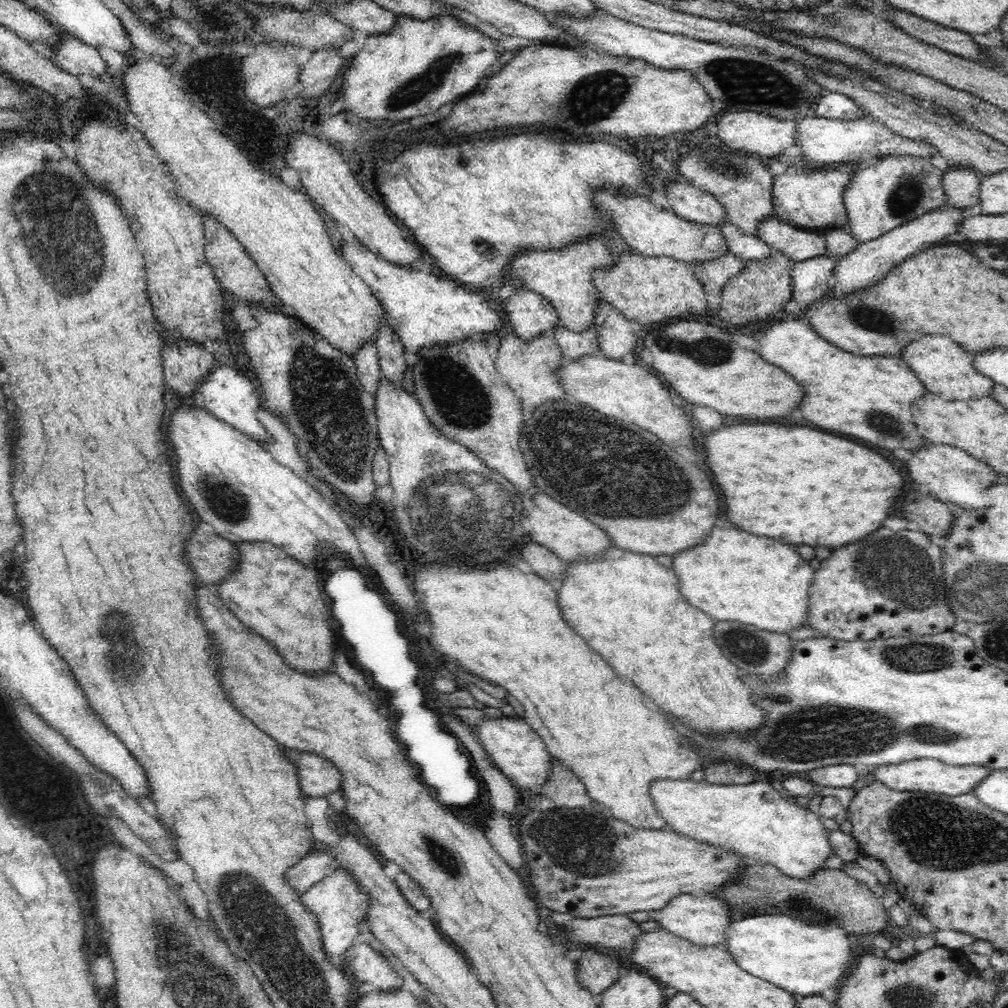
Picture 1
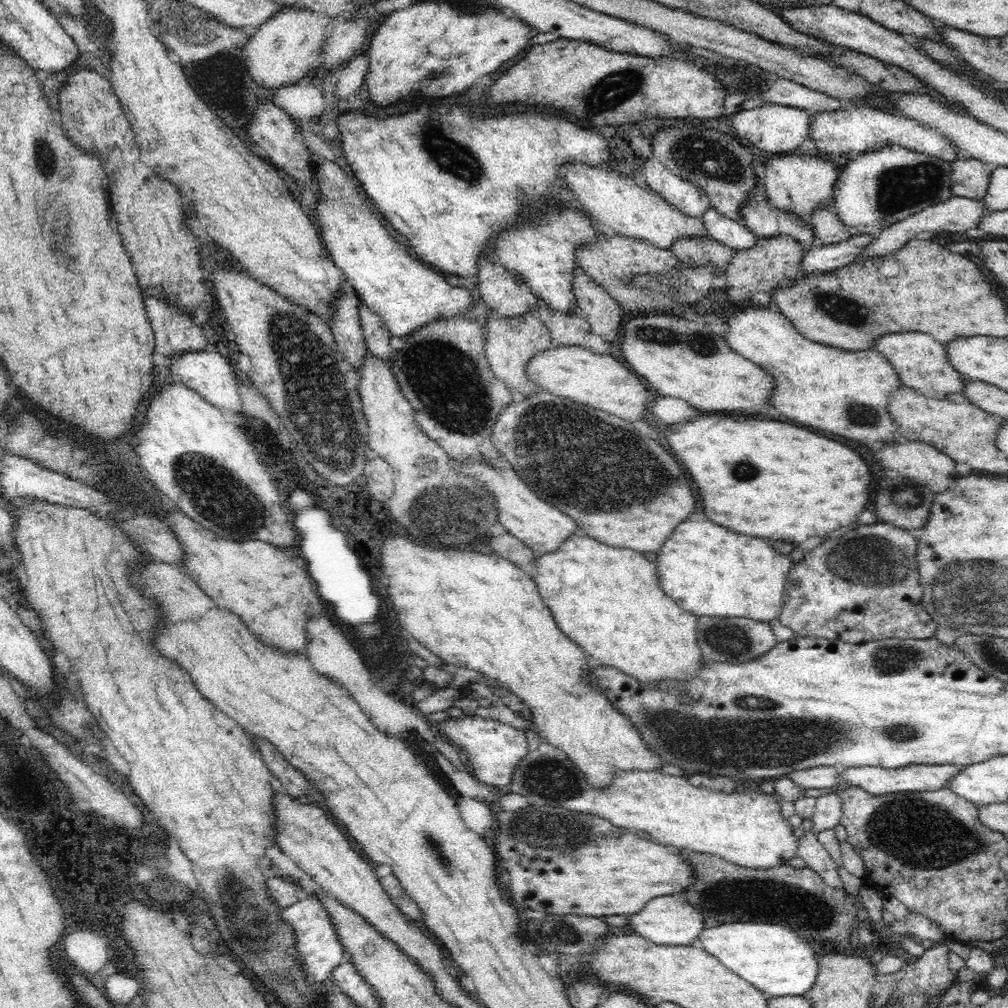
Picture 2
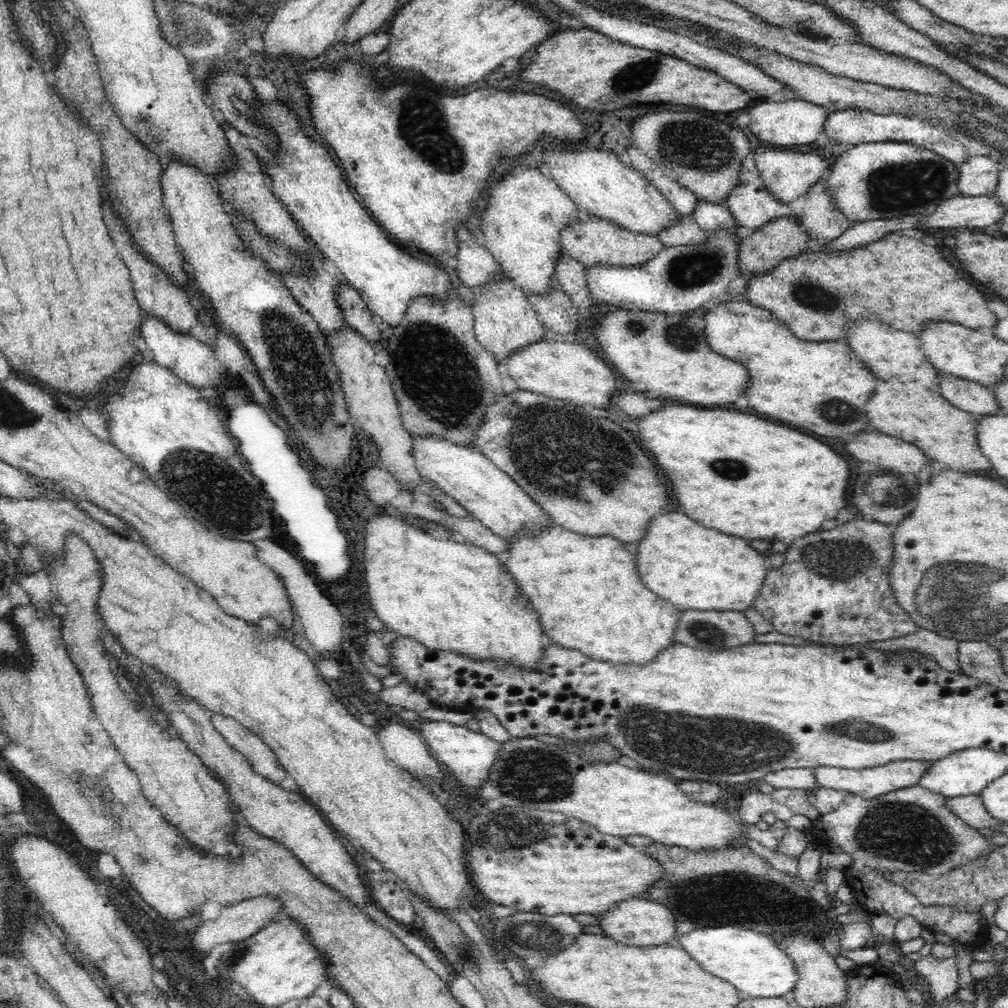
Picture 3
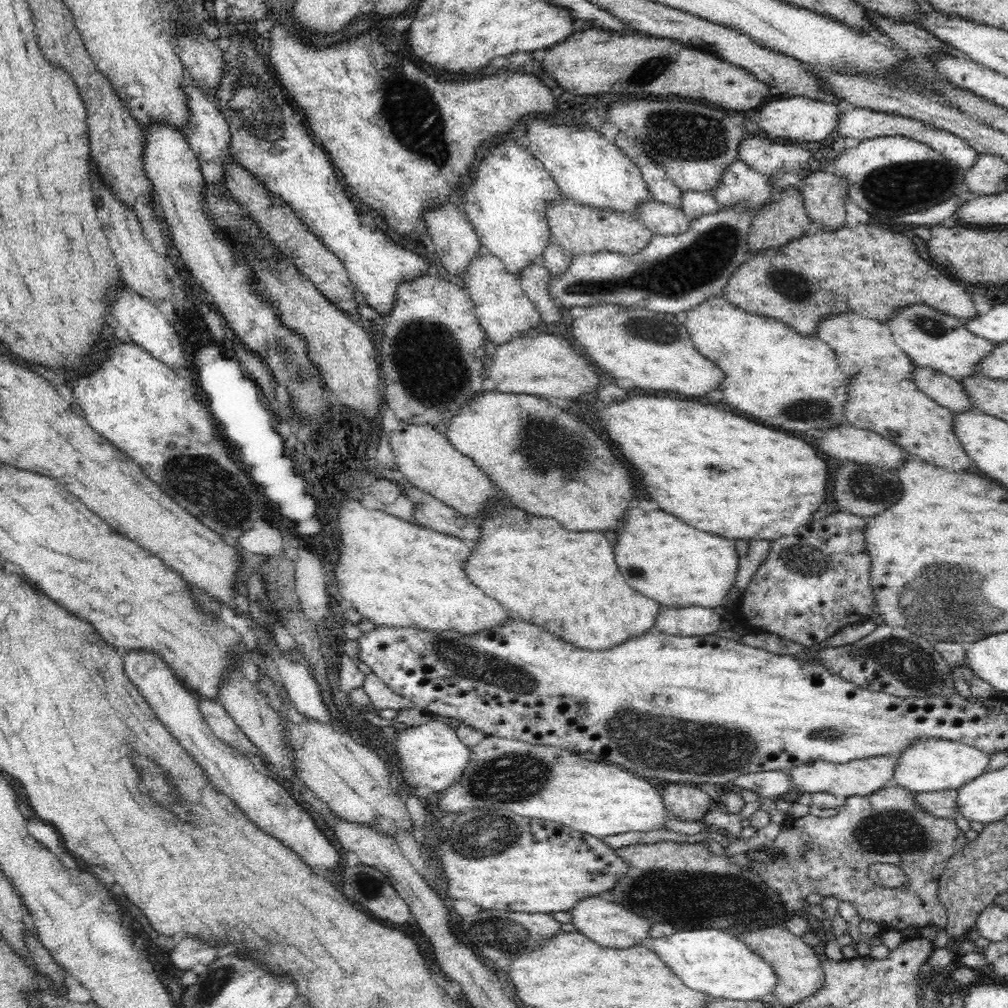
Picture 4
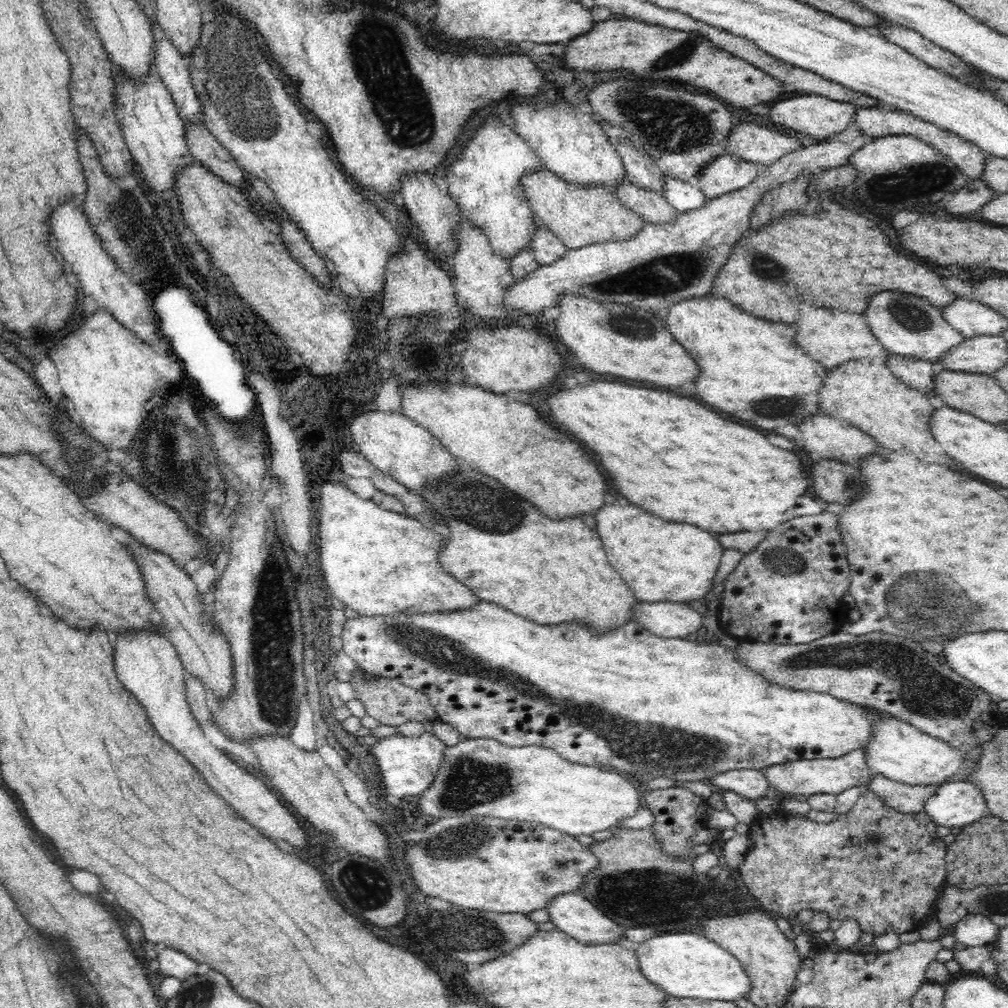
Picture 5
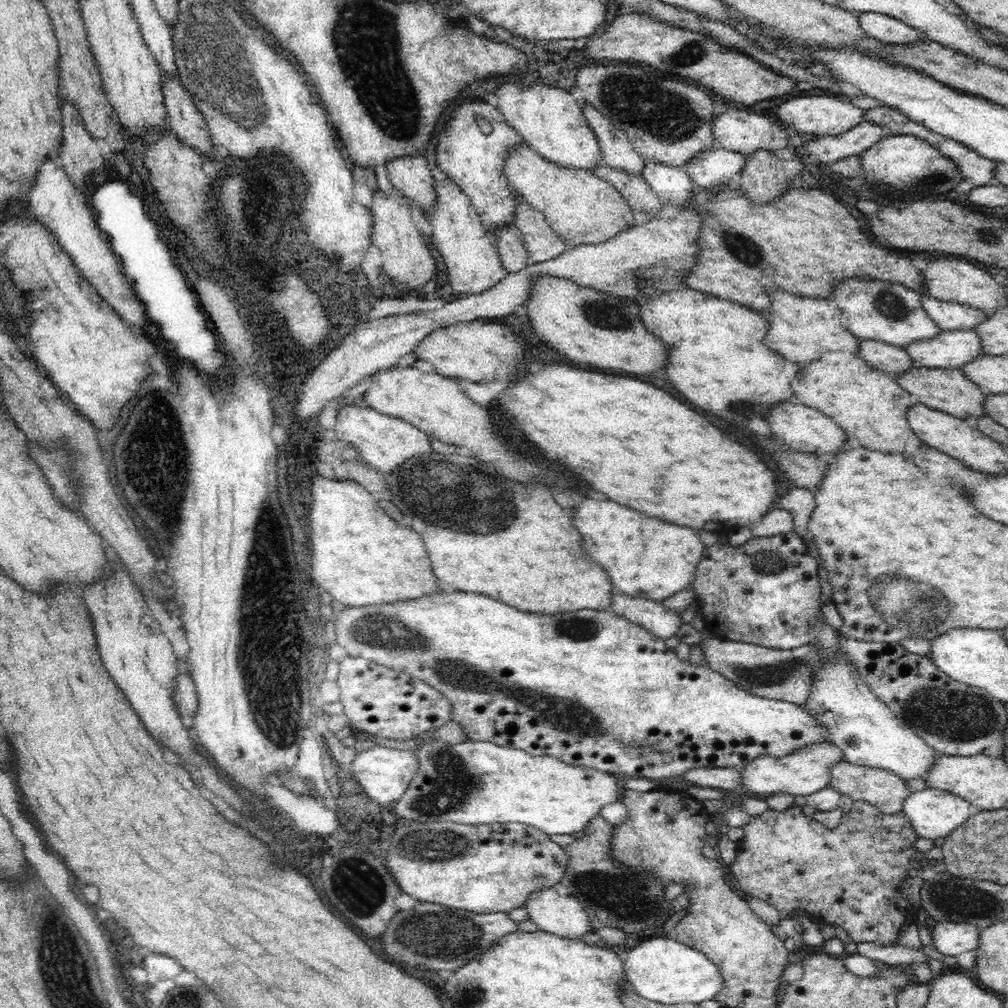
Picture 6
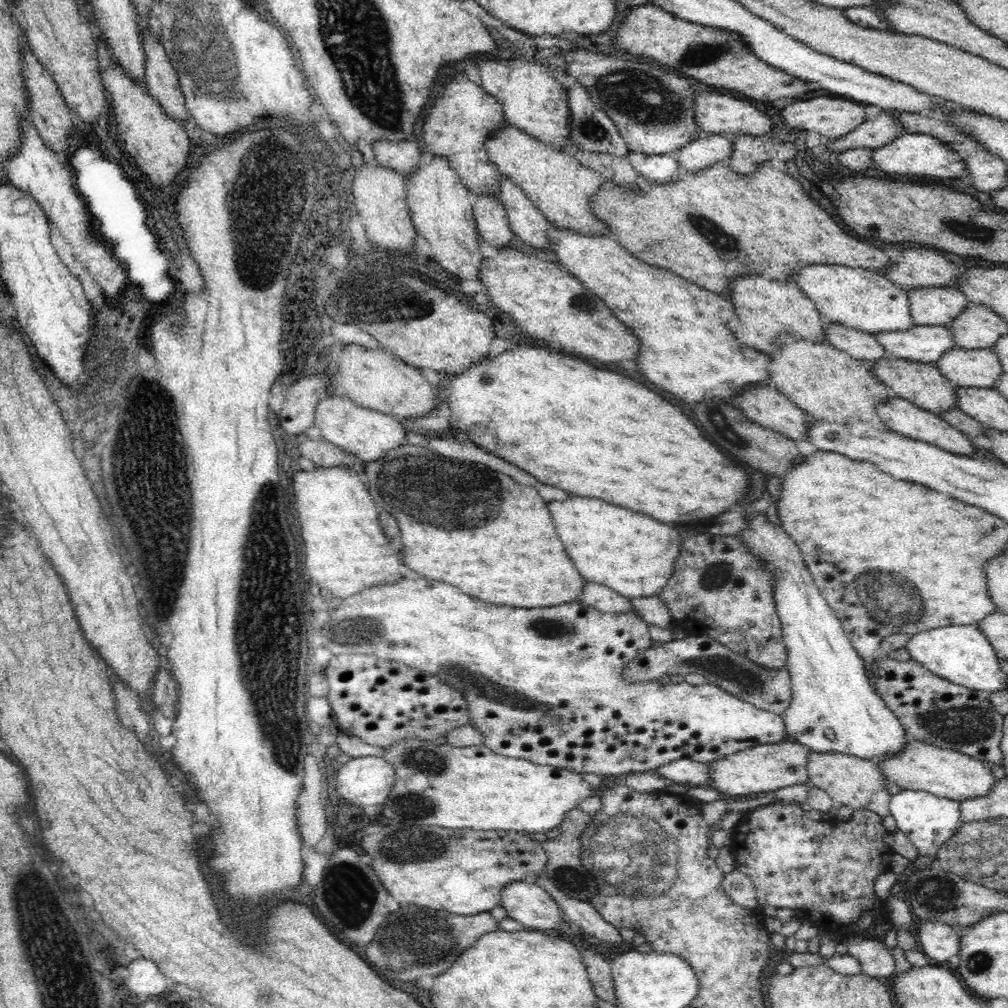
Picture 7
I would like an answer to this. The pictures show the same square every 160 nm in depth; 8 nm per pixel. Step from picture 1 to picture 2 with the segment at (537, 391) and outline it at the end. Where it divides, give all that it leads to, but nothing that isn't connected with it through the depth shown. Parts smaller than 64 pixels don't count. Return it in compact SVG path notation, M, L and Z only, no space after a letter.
M536 312L528 313L520 318L506 317L494 314L488 318L485 330L485 353L492 372L498 379L505 382L508 388L516 388L530 398L536 391L542 391L544 388L532 382L525 371L525 364L535 354L540 354L543 350L552 347L550 332L545 324L541 324L534 317Z

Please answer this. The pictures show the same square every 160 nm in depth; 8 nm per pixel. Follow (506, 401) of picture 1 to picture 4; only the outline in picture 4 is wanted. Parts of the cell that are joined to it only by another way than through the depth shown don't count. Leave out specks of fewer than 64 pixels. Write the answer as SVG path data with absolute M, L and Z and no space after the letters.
M430 274L402 282L396 288L394 299L396 302L392 310L384 318L384 340L380 344L380 365L384 366L384 372L388 374L384 390L385 401L399 421L445 429L445 424L475 394L486 392L480 386L485 377L487 361L487 355L482 349L486 337L474 314L474 304L465 289Z

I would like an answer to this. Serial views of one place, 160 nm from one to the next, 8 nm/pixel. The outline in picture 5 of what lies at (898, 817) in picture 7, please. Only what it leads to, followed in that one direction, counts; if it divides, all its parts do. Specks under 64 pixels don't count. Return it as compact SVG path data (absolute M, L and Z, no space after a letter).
M968 782L945 783L938 787L938 790L930 797L924 805L923 811L937 826L963 827L976 822L982 816L990 816L988 806L981 790Z

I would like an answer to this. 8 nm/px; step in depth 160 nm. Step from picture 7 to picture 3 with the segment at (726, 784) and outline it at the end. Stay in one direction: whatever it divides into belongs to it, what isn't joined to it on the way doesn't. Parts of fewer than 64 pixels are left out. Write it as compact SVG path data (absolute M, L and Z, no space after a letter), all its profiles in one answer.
M894 760L894 762L888 762L886 766L876 766L862 770L818 766L818 768L812 769L812 773L814 773L814 779L818 783L818 788L826 787L834 790L842 790L846 793L856 794L866 800L870 800L890 791L920 786L920 780L924 778L926 769L930 768L932 768L932 762L930 761Z

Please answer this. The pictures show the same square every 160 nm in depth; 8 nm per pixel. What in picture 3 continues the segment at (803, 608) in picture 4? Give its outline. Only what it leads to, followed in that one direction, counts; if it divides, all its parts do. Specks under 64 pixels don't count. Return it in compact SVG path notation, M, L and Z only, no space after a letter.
M850 520L844 522L830 530L820 530L820 532L812 532L806 534L802 538L796 538L794 542L787 547L784 553L784 564L779 568L770 568L766 571L766 576L762 586L760 587L758 596L753 602L754 610L757 610L764 618L767 618L774 626L774 630L780 634L788 634L788 636L800 636L804 640L810 642L820 642L826 645L848 645L864 644L867 642L876 642L876 640L896 639L914 632L919 626L910 618L910 615L898 606L894 595L891 594L891 586L889 585L889 572L891 567L891 559L893 553L891 532L894 530L893 525L887 525L878 521L868 522L868 520Z

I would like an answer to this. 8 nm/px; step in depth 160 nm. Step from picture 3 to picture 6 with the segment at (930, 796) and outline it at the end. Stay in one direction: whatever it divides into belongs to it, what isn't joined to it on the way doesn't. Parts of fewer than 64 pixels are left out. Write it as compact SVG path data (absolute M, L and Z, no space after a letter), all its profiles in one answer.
M860 800L853 802L850 812L844 813L839 824L830 829L804 816L802 807L795 804L784 811L770 808L760 816L752 816L743 829L745 835L739 842L736 860L730 866L732 874L740 889L768 903L781 918L794 918L800 912L821 924L842 926L853 942L875 942L884 946L898 942L902 926L913 922L916 908L906 902L900 889L909 877L908 870L920 870L929 859L913 847L917 834L904 813L883 814L876 806Z

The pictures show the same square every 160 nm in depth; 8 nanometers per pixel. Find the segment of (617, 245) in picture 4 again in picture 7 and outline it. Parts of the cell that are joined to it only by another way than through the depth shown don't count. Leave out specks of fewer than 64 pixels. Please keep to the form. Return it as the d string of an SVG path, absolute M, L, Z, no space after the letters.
M514 125L494 129L489 138L485 149L490 162L508 175L554 226L598 237L609 234L605 222L594 218L591 212L591 196L604 182L599 172L586 168L568 151L542 143Z

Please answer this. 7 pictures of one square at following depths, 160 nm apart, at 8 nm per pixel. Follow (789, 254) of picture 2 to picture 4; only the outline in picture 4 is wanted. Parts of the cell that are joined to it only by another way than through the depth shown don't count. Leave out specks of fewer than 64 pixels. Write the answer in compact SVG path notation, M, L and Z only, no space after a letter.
M787 186L785 189L782 189L781 192L774 190L772 199L765 202L761 206L761 209L757 210L750 225L747 240L750 254L775 249L779 246L784 246L787 242L790 242L790 240L800 238L806 234L810 222L811 220L809 214L806 212L800 188Z

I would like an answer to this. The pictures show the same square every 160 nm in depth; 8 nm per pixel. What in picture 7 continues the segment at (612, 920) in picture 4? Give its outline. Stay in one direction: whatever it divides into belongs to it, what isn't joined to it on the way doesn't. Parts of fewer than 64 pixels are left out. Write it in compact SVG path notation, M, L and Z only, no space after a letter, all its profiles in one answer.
M512 882L504 886L499 906L526 929L568 933L558 903L535 883Z

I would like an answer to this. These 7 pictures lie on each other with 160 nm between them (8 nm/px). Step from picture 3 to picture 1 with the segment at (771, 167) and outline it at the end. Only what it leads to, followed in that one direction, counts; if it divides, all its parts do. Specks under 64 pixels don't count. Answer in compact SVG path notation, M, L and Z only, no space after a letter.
M800 162L792 163L783 174L773 178L771 201L776 217L798 229L816 232L826 229L846 229L849 232L843 194L850 179L850 174L838 170L808 169Z

